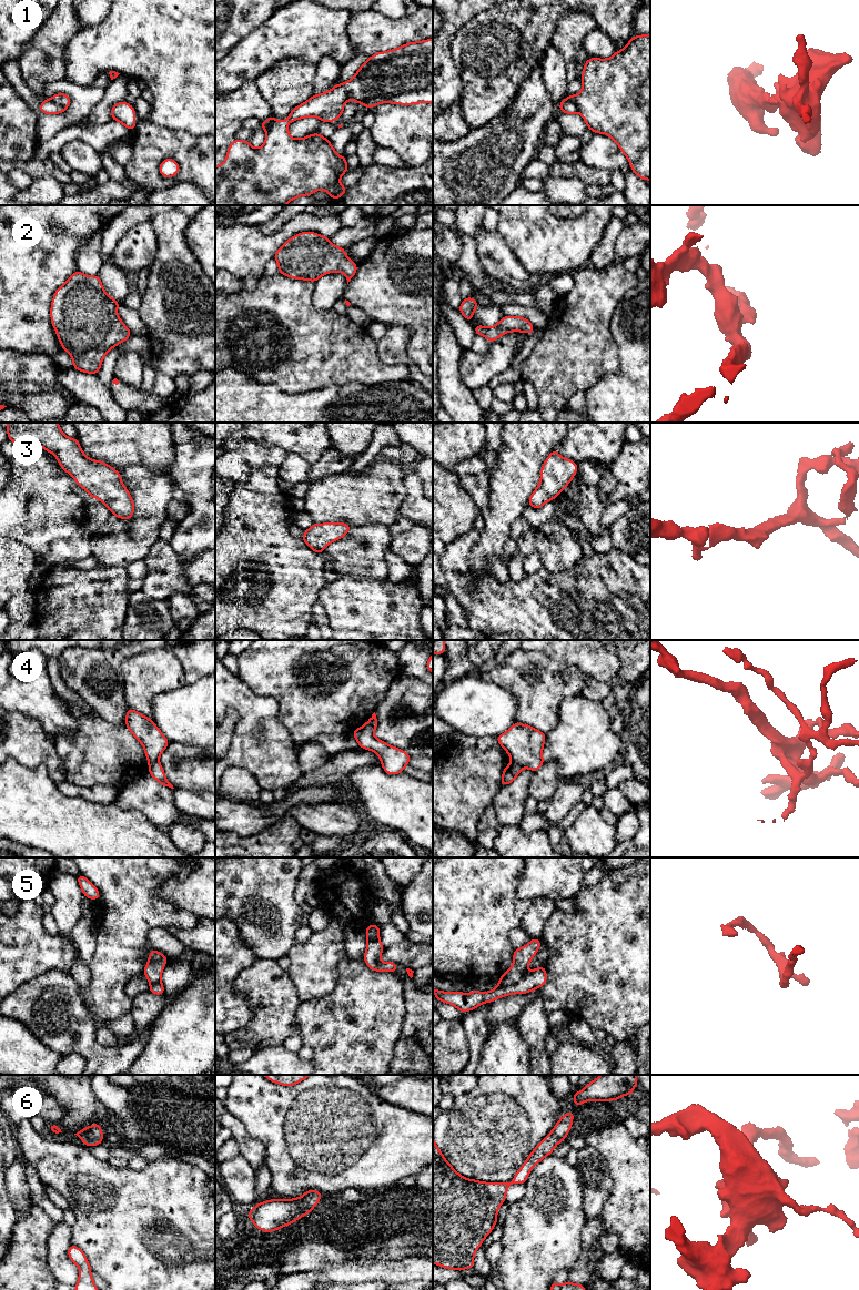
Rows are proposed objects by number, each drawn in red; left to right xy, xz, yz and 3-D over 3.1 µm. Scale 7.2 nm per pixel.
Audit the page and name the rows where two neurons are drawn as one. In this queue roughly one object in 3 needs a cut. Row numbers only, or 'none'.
1, 4, 5

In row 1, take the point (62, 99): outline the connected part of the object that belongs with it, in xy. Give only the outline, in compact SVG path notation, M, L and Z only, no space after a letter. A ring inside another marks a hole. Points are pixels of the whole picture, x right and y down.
M55 93L51 99L63 108L68 108L70 105L70 97L67 93Z

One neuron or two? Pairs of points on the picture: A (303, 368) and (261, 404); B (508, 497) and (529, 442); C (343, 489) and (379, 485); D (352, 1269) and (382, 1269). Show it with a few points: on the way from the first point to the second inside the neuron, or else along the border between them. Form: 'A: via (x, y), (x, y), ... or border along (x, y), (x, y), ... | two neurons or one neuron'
A: border along (255, 379), (275, 384), (291, 394), (305, 393) | two neurons
B: via (511, 484), (518, 474), (522, 455) | one neuron
C: via (352, 490), (370, 490) | one neuron
D: via (360, 1270), (374, 1270) | one neuron

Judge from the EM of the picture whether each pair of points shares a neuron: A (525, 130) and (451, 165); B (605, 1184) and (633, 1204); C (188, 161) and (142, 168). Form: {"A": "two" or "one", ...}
{"A": "one", "B": "two", "C": "one"}

